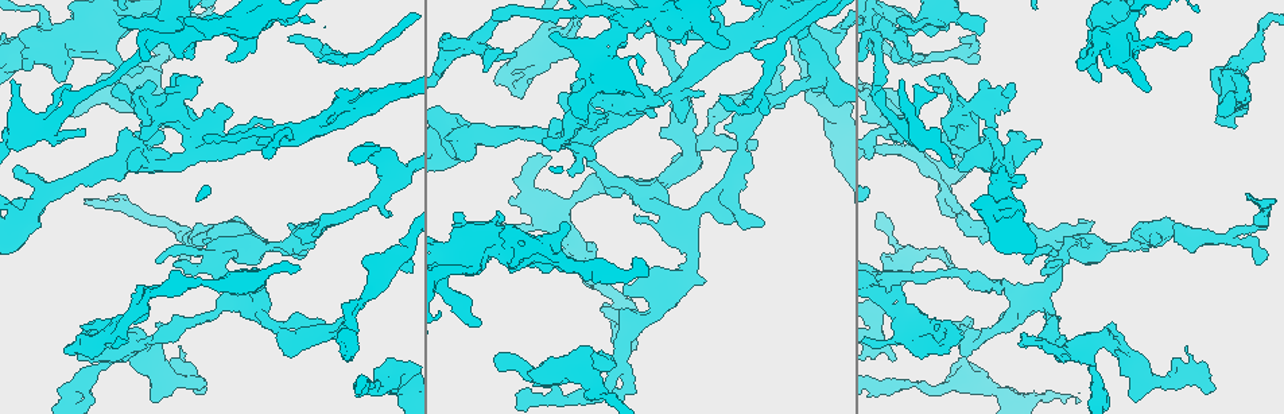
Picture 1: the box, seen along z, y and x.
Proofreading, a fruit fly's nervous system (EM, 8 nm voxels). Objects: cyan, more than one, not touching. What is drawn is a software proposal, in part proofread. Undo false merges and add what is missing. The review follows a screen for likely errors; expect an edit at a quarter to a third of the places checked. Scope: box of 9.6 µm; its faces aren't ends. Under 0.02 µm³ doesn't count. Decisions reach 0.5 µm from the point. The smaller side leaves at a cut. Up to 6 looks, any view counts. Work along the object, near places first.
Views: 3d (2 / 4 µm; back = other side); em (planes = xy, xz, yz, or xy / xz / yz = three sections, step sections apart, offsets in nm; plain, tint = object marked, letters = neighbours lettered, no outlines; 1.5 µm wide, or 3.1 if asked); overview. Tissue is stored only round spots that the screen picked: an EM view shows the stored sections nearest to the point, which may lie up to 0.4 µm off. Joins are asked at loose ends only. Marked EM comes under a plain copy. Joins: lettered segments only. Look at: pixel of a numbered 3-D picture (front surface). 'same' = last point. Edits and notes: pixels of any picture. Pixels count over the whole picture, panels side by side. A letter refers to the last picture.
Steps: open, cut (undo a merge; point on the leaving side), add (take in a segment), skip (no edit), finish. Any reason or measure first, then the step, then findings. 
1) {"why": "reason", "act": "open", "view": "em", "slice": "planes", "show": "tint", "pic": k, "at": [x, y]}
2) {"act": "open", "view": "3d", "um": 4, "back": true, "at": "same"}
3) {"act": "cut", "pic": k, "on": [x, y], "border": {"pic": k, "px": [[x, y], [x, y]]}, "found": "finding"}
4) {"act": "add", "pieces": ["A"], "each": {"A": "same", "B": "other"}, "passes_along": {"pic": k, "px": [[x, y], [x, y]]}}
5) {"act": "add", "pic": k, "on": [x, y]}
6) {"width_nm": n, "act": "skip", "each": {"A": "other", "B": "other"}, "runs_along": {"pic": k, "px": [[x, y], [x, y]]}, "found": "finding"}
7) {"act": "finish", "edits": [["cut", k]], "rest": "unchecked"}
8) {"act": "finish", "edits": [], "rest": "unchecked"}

{"why": "free end", "act": "open", "view": "3d", "um": 4, "pic": 1, "at": [762, 225]}

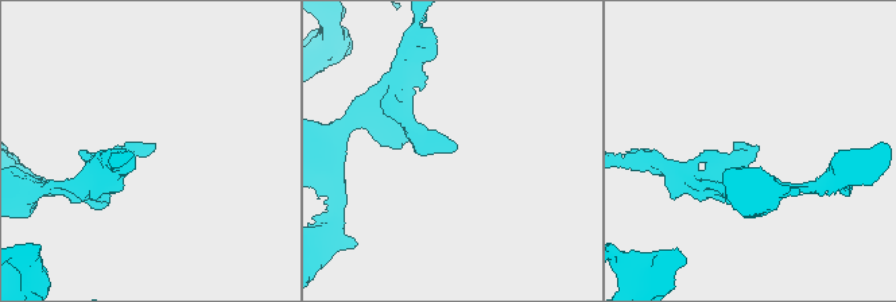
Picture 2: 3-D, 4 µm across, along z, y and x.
{"act": "open", "view": "em", "slice": "planes", "show": "letters", "pic": 2, "at": [152, 148]}

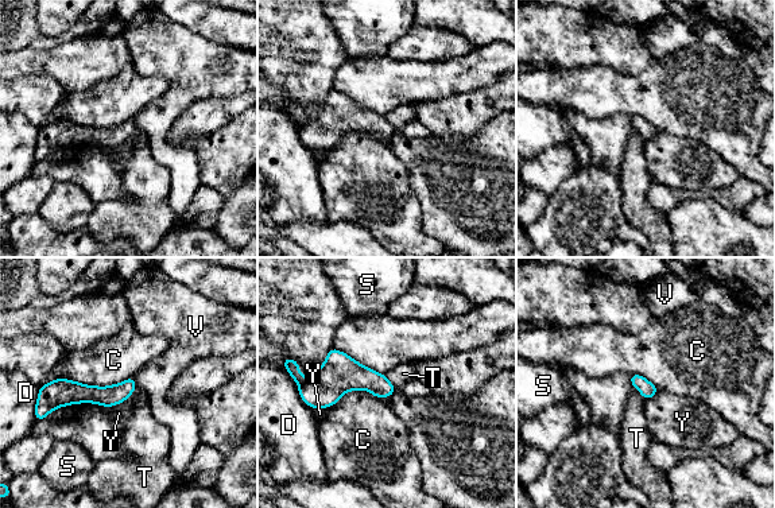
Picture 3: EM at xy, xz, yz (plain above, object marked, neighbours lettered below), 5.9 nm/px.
{"longest_contact_nm": ["C", 460], "act": "skip", "each": {"C": "other", "D": "other", "S": "other", "T": "other", "V": "other", "Y": "other"}, "runs_along": {"pic": 3, "px": [[131, 382], [116, 394], [47, 394]]}, "found": "no lettered segment goes on from it"}

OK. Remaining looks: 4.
{"why": "thick turns thin", "act": "open", "view": "em", "slice": "xz", "step": 8, "show": "tint", "pic": 1, "at": [399, 250]}

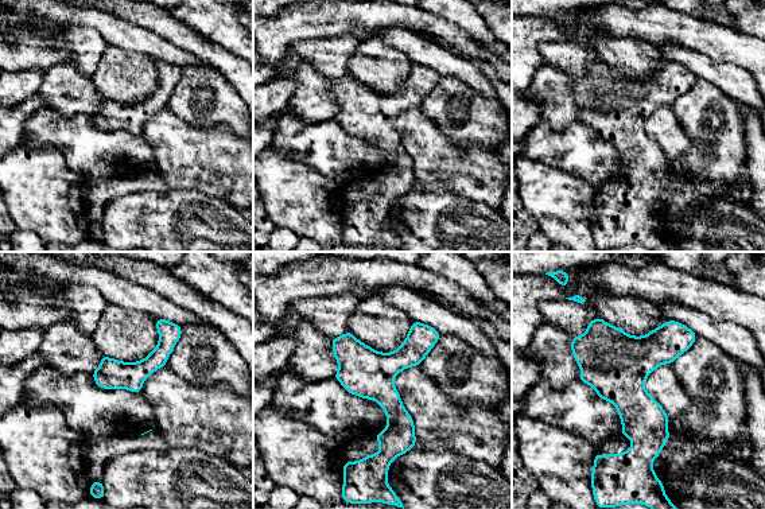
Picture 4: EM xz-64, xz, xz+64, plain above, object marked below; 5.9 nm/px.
{"act": "open", "view": "em", "slice": "planes", "show": "tint", "at": "same"}

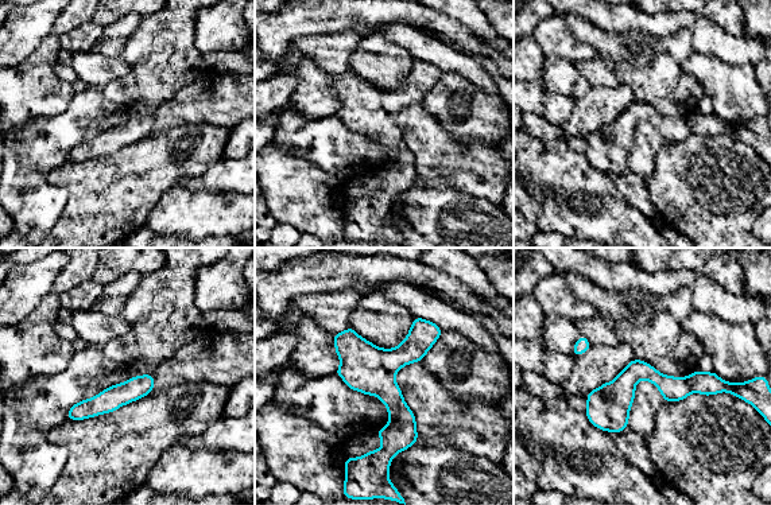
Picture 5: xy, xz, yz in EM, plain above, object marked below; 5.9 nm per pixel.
{"why": "what lies round it", "act": "open", "view": "em", "slice": "planes", "show": "letters", "at": "same"}

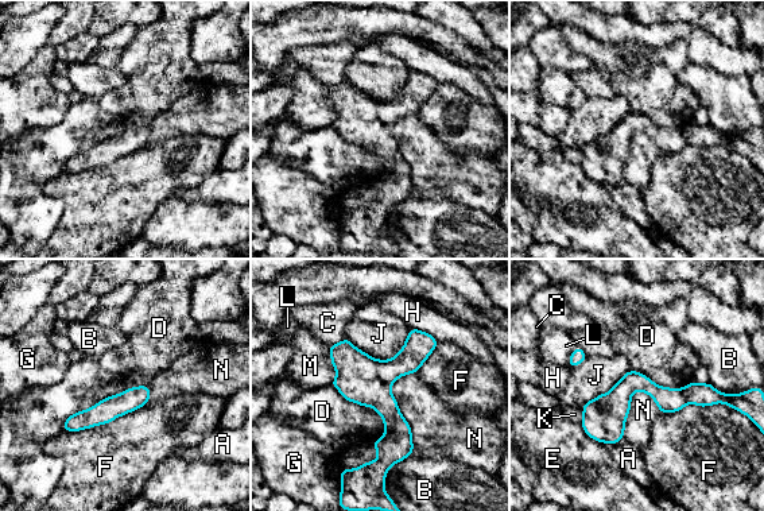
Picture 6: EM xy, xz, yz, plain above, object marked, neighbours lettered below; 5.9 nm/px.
{"width_nm": 160, "act": "skip", "each": {"A": "other", "B": "other", "C": "other", "D": "other", "E": "other", "F": "other", "G": "other", "H": "other", "J": "other", "K": "other", "L": "other", "M": "other", "N": "other"}, "border": {"pic": 6, "px": [[646, 391], [632, 394], [623, 437]]}, "found": "all the same neuron"}

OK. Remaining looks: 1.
{"act": "open", "view": "em", "slice": "yz", "step": 8, "show": "letters", "pic": 1, "at": [1238, 76]}

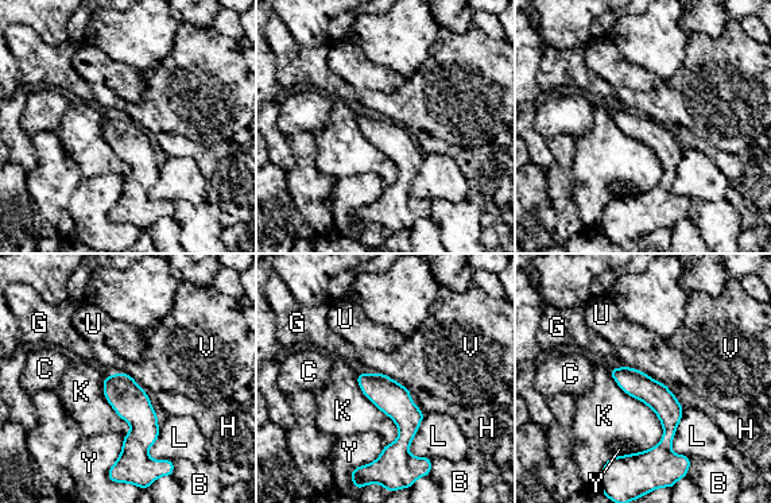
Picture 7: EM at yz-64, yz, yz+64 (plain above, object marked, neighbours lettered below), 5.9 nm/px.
{"width_nm": 160, "act": "skip", "each": {"B": "other", "C": "other", "G": "other", "H": "other", "K": "other", "L": "other", "U": "other", "V": "other", "Y": "other"}, "found": "none of them fits"}

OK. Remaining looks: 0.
{"act": "finish", "edits": [], "rest": "unchecked"}

